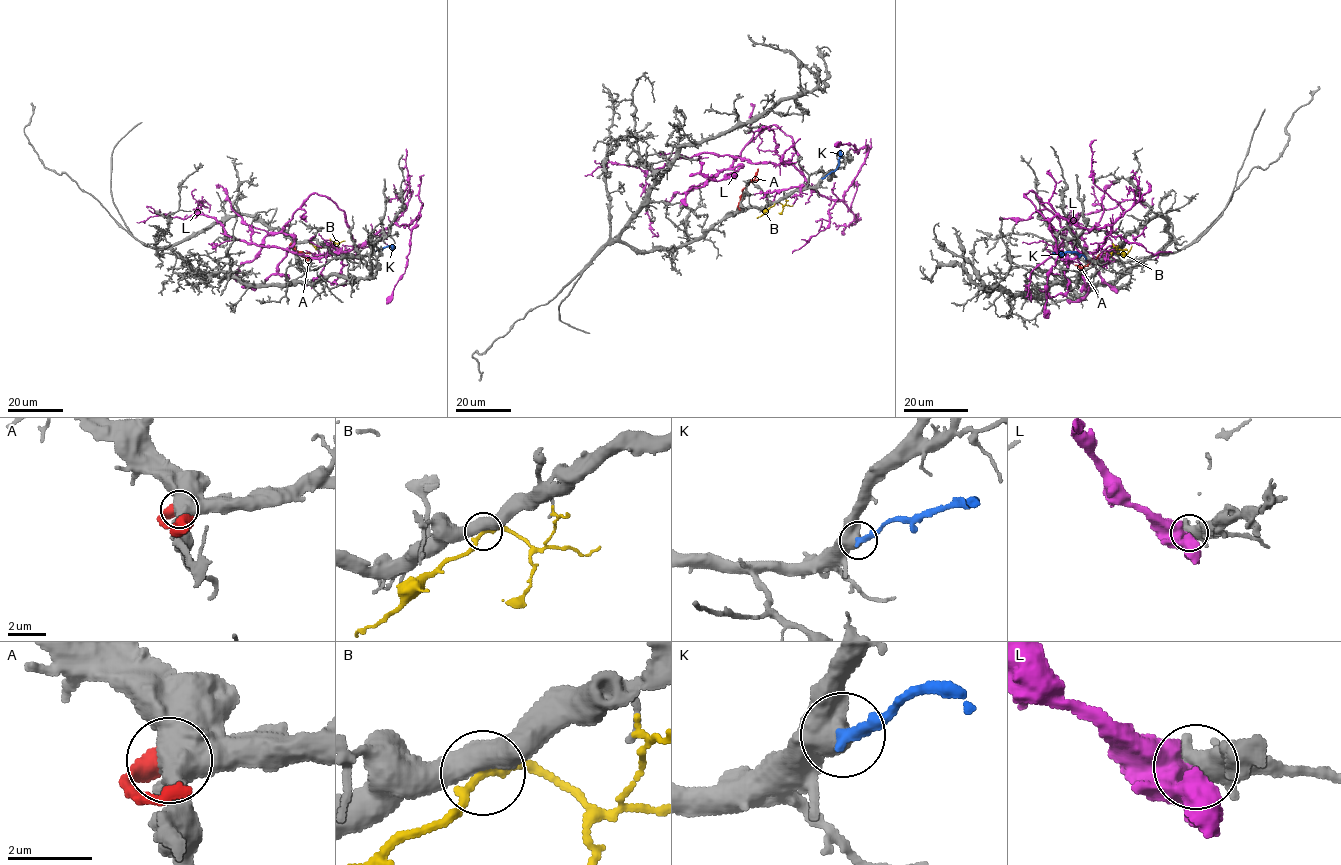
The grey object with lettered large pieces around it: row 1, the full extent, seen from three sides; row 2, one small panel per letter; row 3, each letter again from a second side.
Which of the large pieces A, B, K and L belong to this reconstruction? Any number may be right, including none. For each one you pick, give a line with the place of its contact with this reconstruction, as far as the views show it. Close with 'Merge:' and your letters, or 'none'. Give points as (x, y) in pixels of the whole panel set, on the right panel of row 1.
K: meets grey at (1086, 258)
Merge: K

